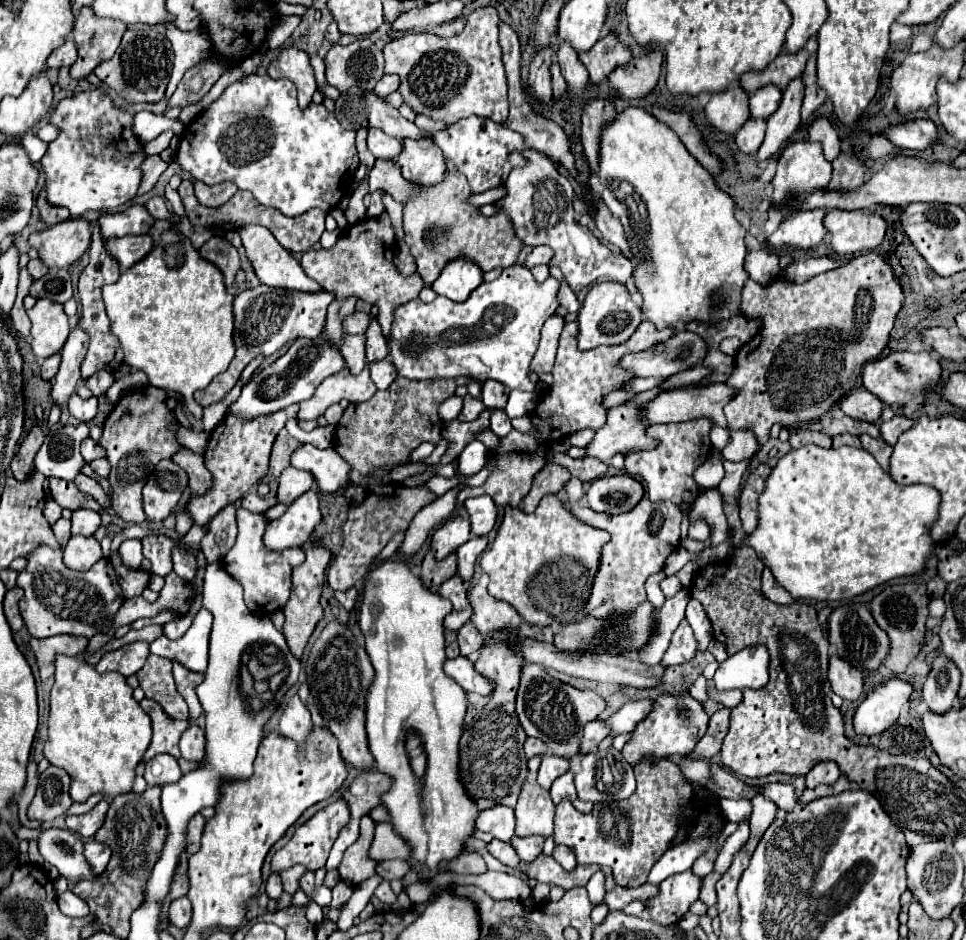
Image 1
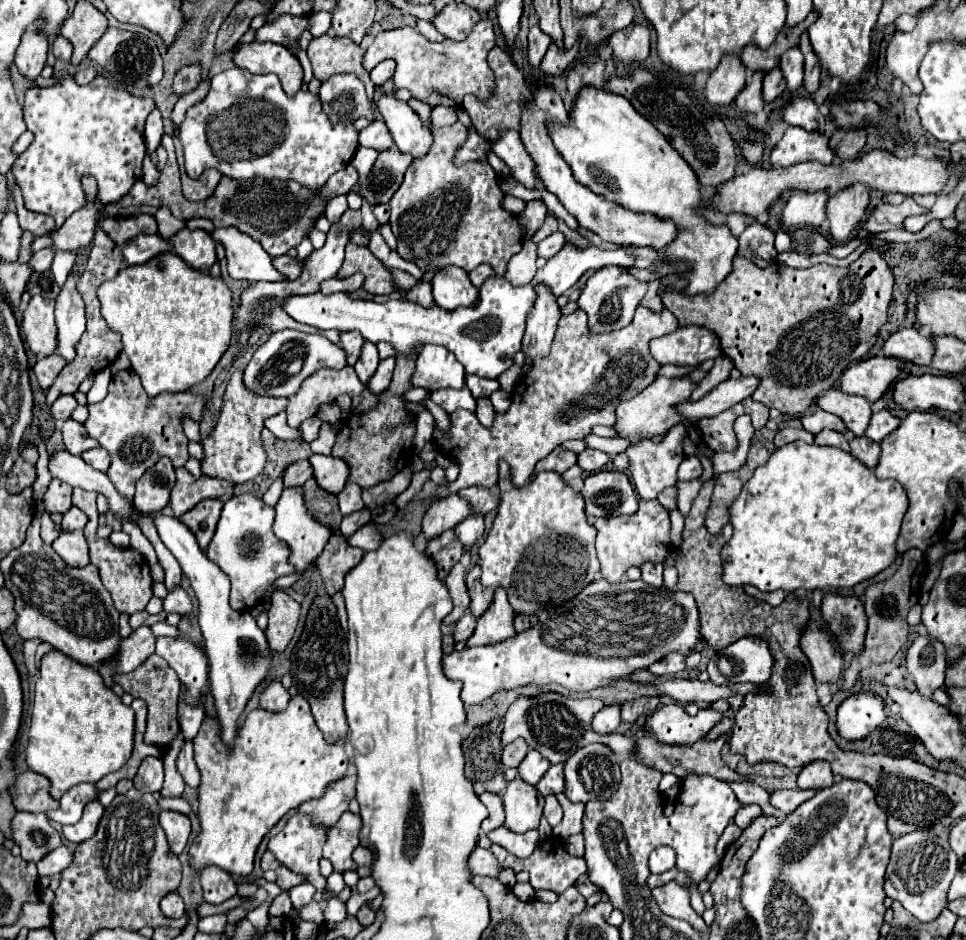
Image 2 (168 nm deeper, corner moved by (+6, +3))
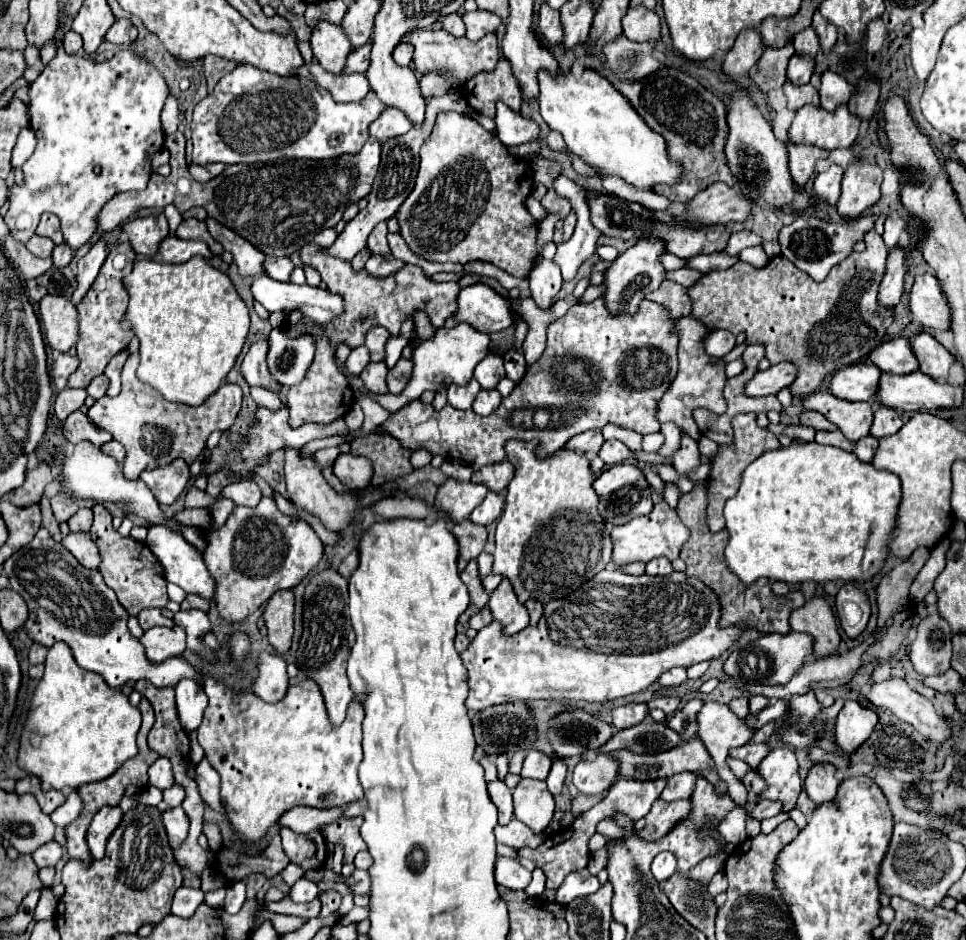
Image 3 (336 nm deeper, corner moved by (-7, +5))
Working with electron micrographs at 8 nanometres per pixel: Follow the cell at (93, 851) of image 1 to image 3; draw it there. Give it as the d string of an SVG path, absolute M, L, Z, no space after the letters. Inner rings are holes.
M49 842L49 844L41 846L41 848L37 848L37 852L33 852L33 860L35 860L35 864L37 864L39 868L55 866L55 864L61 860L63 852L65 852L65 850L63 850L61 844Z

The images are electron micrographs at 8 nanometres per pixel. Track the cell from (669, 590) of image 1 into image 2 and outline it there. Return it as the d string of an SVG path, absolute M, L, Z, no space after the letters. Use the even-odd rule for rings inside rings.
M644 562L644 566L640 566L642 570L642 580L660 588L662 586L662 564L654 564L654 562Z

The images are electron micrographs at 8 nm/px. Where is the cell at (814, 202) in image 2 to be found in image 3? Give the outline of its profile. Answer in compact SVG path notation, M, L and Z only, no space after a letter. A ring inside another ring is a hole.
M831 164L831 168L827 172L817 174L815 178L815 186L813 186L813 196L829 206L835 206L839 196L841 196L841 180L843 180L843 172L845 168Z

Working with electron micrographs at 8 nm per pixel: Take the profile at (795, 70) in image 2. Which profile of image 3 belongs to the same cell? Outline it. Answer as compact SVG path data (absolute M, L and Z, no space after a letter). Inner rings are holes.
M805 28L805 32L801 32L801 36L793 38L793 46L795 46L795 54L797 56L817 56L819 52L819 40L817 34L813 34L813 28Z

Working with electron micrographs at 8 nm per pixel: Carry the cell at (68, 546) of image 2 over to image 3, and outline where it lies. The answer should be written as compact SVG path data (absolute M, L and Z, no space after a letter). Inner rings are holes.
M69 534L61 542L85 568L97 568L101 564L99 548L89 534Z

